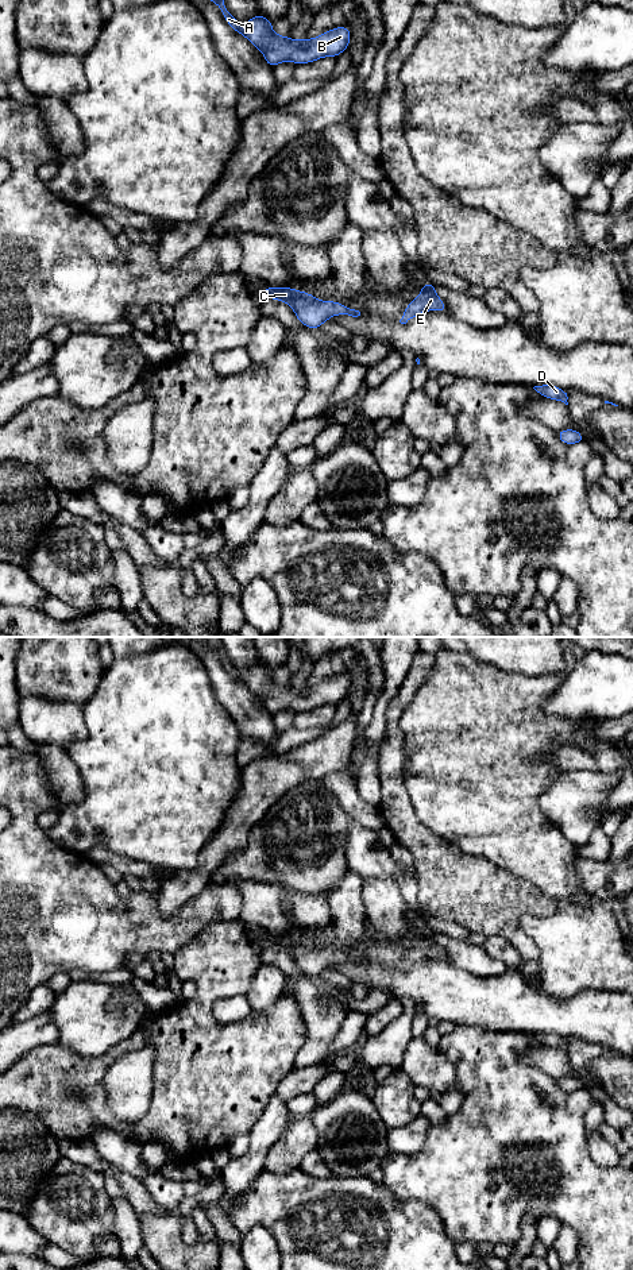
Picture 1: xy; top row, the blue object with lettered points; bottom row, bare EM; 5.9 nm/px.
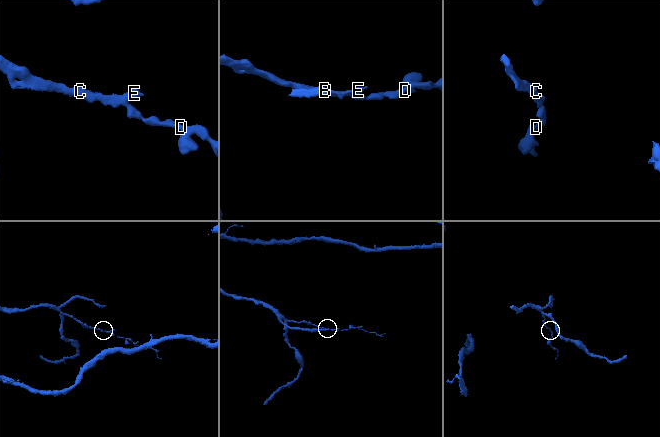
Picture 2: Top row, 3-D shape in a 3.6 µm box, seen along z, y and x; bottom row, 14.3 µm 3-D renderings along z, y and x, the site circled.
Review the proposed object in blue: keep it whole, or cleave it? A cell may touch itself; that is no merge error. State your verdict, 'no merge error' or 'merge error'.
no merge error

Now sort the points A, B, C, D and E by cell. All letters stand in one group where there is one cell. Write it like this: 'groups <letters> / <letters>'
groups A B C D E

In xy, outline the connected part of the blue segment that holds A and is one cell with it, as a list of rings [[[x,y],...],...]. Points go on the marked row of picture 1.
[[[211,0],[216,3],[225,19],[225,22],[239,34],[244,35],[258,50],[265,55],[265,61],[273,67],[285,61],[293,61],[294,63],[308,63],[317,61],[323,57],[337,57],[341,51],[348,49],[351,32],[347,26],[332,28],[325,34],[321,34],[316,39],[302,38],[296,42],[293,38],[281,36],[273,32],[271,20],[258,13],[246,24],[240,24],[227,9],[224,0]]]

